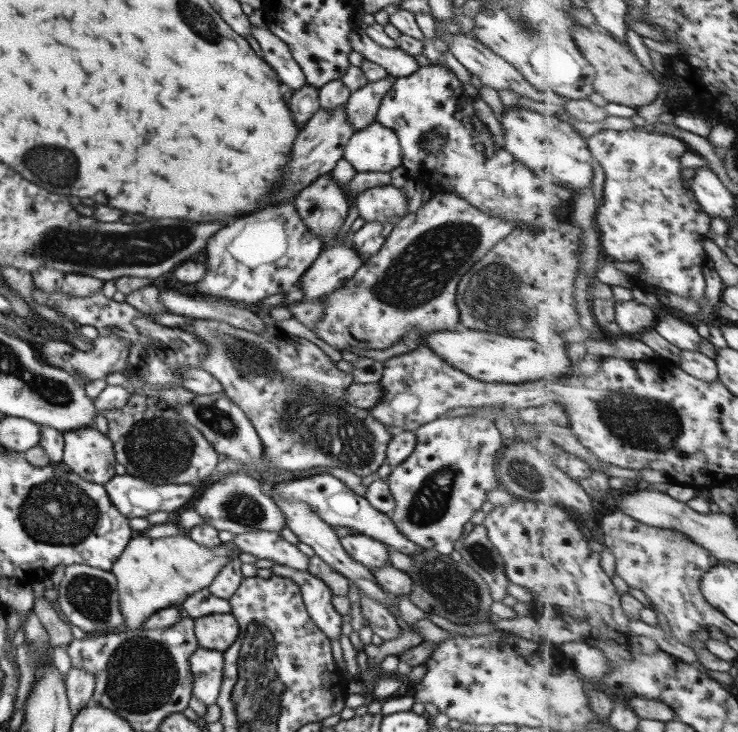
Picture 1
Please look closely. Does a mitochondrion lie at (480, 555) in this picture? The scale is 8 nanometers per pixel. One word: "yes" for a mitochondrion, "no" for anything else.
yes

